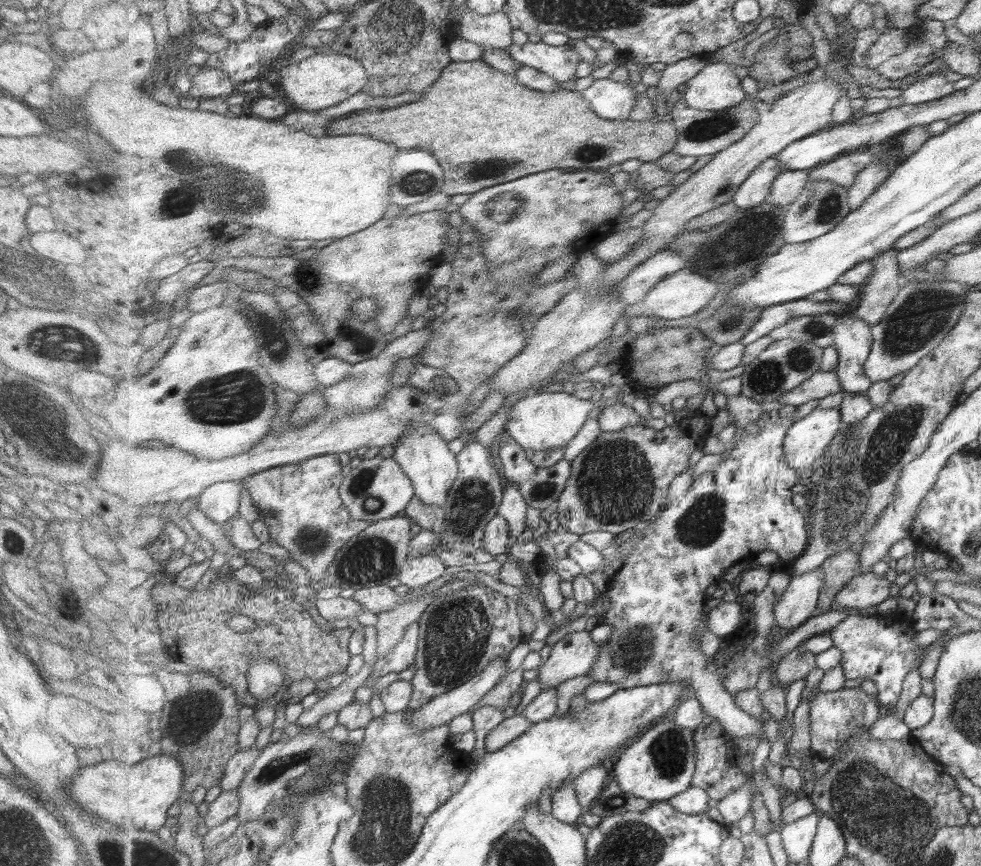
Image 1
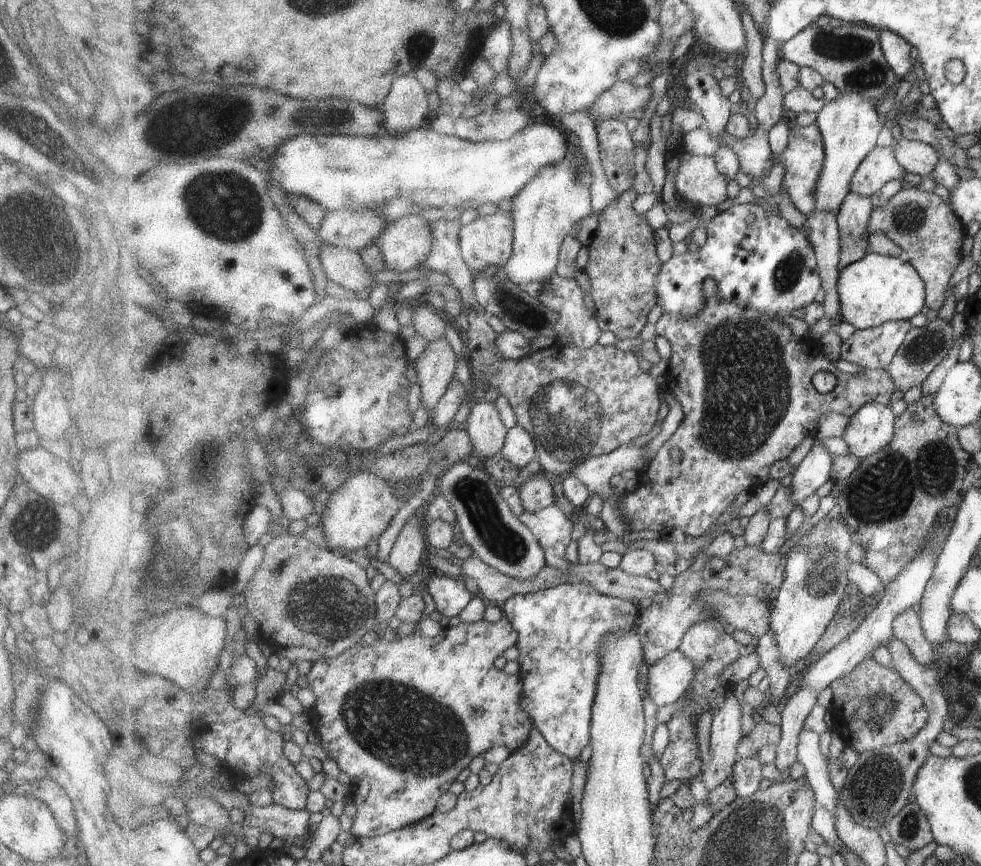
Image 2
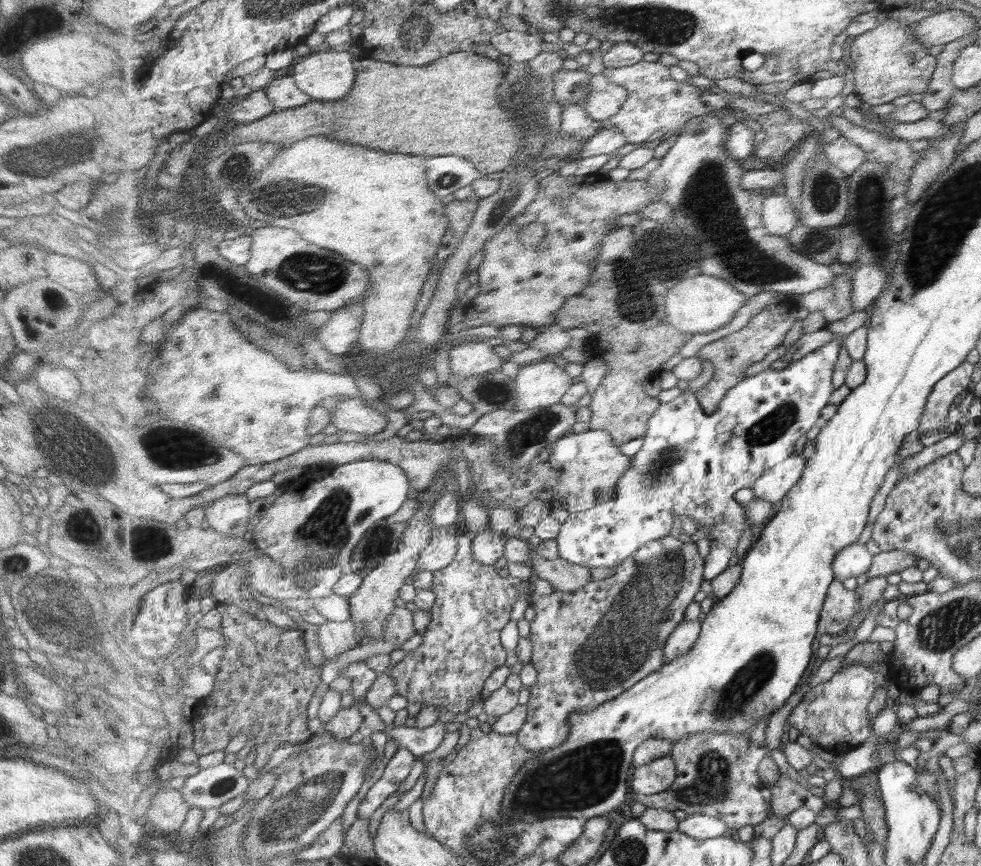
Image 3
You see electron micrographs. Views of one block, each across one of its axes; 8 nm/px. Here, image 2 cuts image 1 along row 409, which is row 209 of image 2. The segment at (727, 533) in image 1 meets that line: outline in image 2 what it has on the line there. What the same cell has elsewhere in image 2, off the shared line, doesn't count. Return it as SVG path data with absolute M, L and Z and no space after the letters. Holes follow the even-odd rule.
M817 123L809 126L801 126L795 124L792 128L789 146L785 152L781 154L773 154L773 166L780 165L785 168L785 174L782 180L782 185L787 188L789 198L795 208L805 214L807 217L815 212L815 192L817 184L819 184L821 170L825 164L825 144L824 137Z

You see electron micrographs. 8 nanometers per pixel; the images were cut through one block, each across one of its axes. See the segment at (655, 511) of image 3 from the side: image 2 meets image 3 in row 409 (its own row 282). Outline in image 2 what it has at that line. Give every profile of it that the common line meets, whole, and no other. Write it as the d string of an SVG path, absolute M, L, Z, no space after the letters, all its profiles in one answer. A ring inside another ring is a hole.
M756 202L744 203L718 213L706 223L706 227L708 239L698 251L673 255L663 264L657 280L658 306L663 312L697 320L708 303L709 296L705 296L705 280L708 278L717 282L719 294L727 302L770 315L789 316L792 310L805 309L821 292L823 278L819 274L815 247L809 237L794 229L785 218L765 212Z

